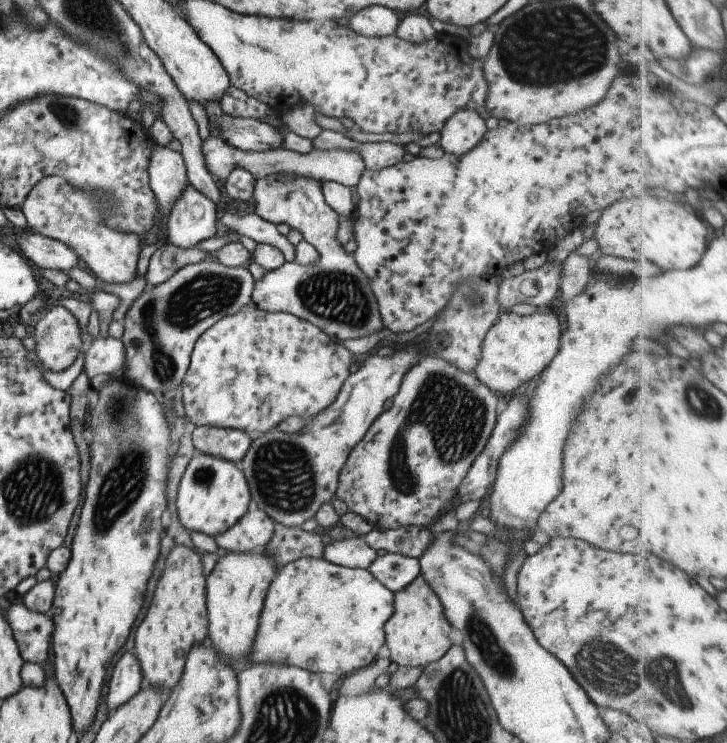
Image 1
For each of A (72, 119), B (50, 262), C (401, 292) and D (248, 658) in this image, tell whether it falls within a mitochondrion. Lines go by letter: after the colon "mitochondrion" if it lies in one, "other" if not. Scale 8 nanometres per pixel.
A: mitochondrion
B: other
C: other
D: other

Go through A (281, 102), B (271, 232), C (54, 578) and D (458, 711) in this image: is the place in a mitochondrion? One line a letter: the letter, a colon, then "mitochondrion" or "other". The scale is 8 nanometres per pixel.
A: other
B: other
C: other
D: mitochondrion

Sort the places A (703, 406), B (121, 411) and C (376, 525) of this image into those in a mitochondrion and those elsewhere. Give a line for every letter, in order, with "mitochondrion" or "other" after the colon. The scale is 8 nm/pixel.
A: mitochondrion
B: mitochondrion
C: other

